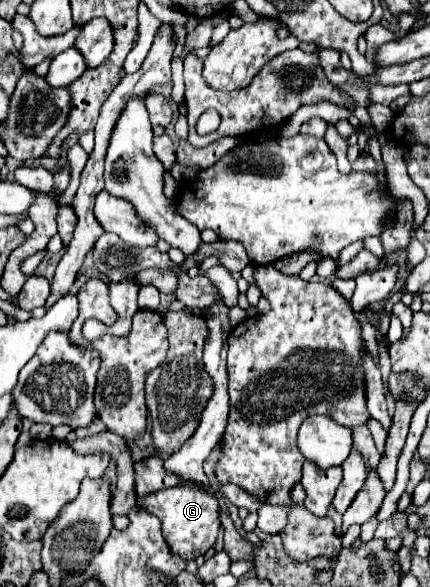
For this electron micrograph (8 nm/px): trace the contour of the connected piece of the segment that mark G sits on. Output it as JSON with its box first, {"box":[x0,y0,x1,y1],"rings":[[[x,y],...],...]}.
{"box":[139,482,221,560],"rings":[[[185,482],[181,486],[165,488],[159,492],[153,492],[139,502],[145,506],[151,514],[155,514],[163,524],[163,538],[167,540],[173,554],[189,560],[199,554],[205,554],[217,540],[217,534],[221,530],[221,508],[217,498],[201,486],[201,482]]]}

